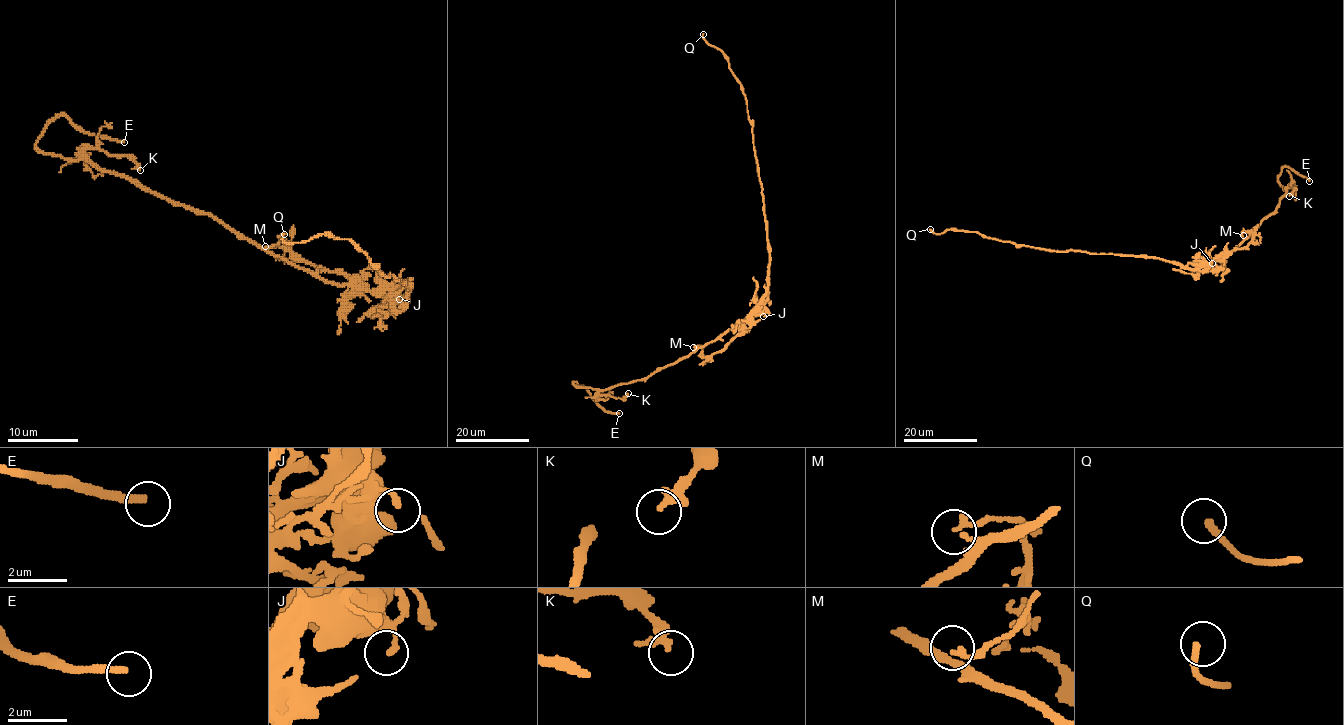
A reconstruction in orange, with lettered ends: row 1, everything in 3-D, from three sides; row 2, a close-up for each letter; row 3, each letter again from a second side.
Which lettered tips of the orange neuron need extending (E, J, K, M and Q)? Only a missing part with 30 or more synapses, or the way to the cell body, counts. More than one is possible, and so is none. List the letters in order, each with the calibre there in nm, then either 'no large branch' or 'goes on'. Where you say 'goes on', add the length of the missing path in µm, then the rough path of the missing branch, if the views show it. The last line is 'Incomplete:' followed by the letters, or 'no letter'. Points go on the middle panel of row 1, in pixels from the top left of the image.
E: 240 nm | goes on | 20 µm | (619, 413), (667, 413), (678, 407), (678, 399)
J: 150 nm | no large branch
K: 200 nm | no large branch
M: 190 nm | no large branch
Q: 220 nm | no large branch
Incomplete: E

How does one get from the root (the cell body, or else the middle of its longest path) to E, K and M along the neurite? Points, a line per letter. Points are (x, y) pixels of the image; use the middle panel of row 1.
E: (757, 303), (735, 327), (646, 377), (601, 390), (578, 388), (573, 383), (583, 386), (605, 411), (619, 413)
K: (757, 303), (735, 327), (688, 355), (646, 377), (599, 391), (616, 398), (628, 393)
M: (757, 303), (741, 325), (740, 331), (723, 349), (704, 356), (701, 346), (693, 347)

